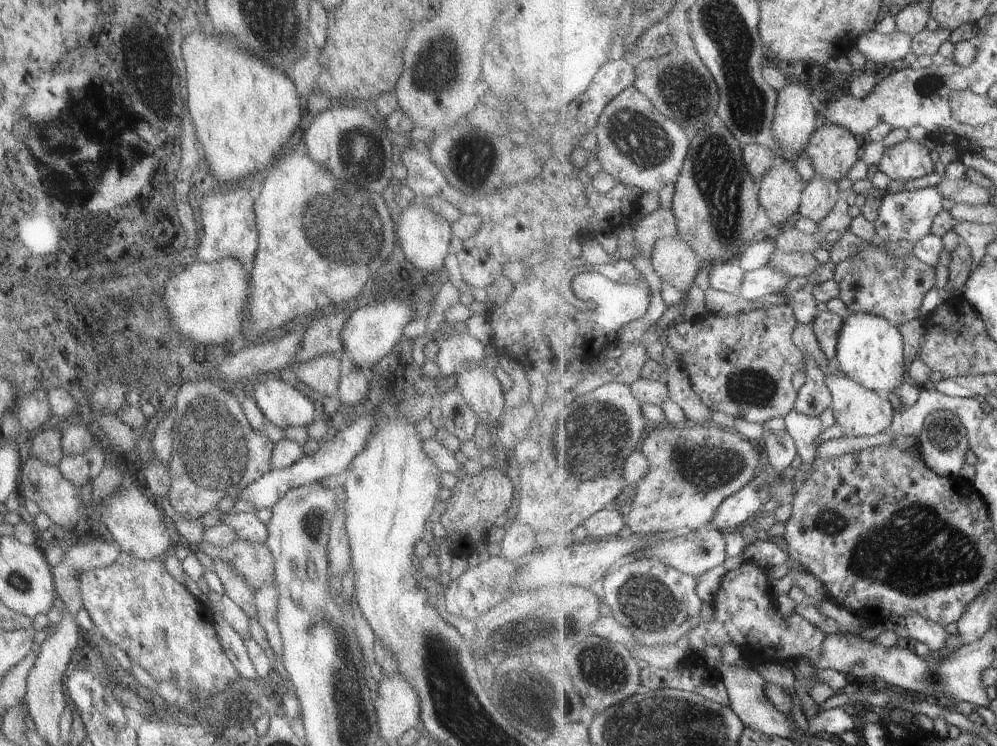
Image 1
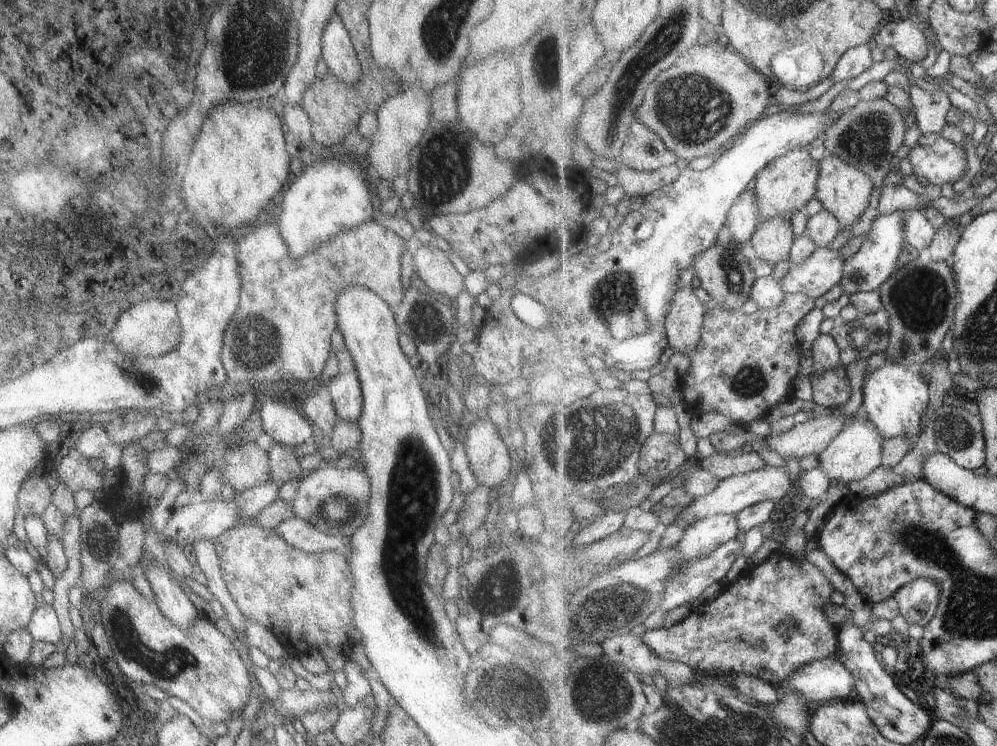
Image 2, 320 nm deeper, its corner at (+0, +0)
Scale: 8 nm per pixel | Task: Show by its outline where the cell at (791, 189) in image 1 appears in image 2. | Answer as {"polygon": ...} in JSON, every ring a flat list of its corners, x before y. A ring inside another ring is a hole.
{"polygon":[[785,215,767,219,759,224,752,242,752,255,775,266,791,256,791,248,795,244,793,224]]}

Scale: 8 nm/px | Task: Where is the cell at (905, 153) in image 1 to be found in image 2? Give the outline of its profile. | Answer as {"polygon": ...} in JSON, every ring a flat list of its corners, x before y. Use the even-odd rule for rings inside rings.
{"polygon":[[941,133,923,135,909,151,908,160,916,178,921,176,937,186,957,182,967,170,964,146,947,140]]}

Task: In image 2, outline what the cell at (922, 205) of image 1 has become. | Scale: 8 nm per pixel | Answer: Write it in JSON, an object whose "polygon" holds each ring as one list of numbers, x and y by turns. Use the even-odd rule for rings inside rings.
{"polygon":[[895,211,888,215,881,215,873,220,871,230,866,232,867,241,856,255,846,260,843,267,844,273,840,286,844,293,854,295,858,292,877,291,883,286,889,277,895,272,897,258,903,248,904,235,904,214,905,212]]}

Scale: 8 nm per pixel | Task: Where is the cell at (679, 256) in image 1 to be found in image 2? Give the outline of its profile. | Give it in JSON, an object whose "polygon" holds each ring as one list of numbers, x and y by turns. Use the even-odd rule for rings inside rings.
{"polygon":[[678,288,666,322,671,351,689,356,699,346,703,316,705,306,693,289]]}

